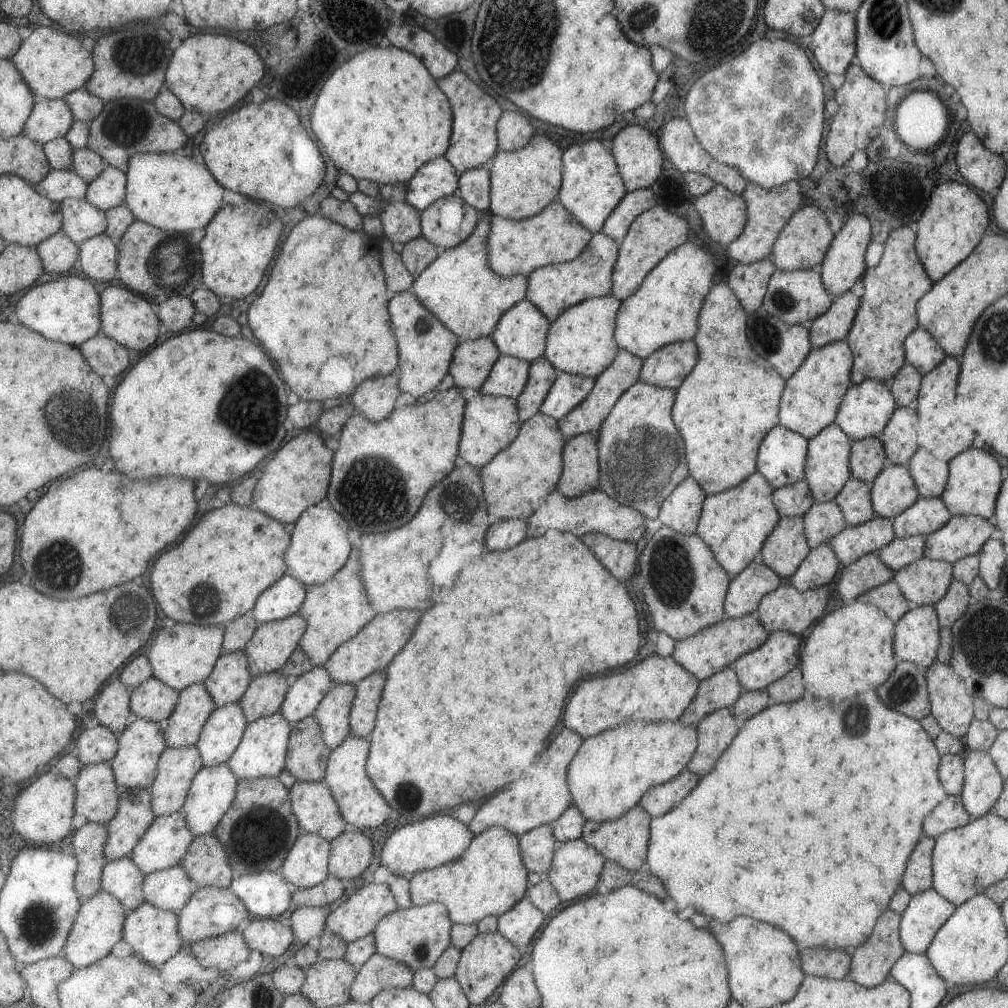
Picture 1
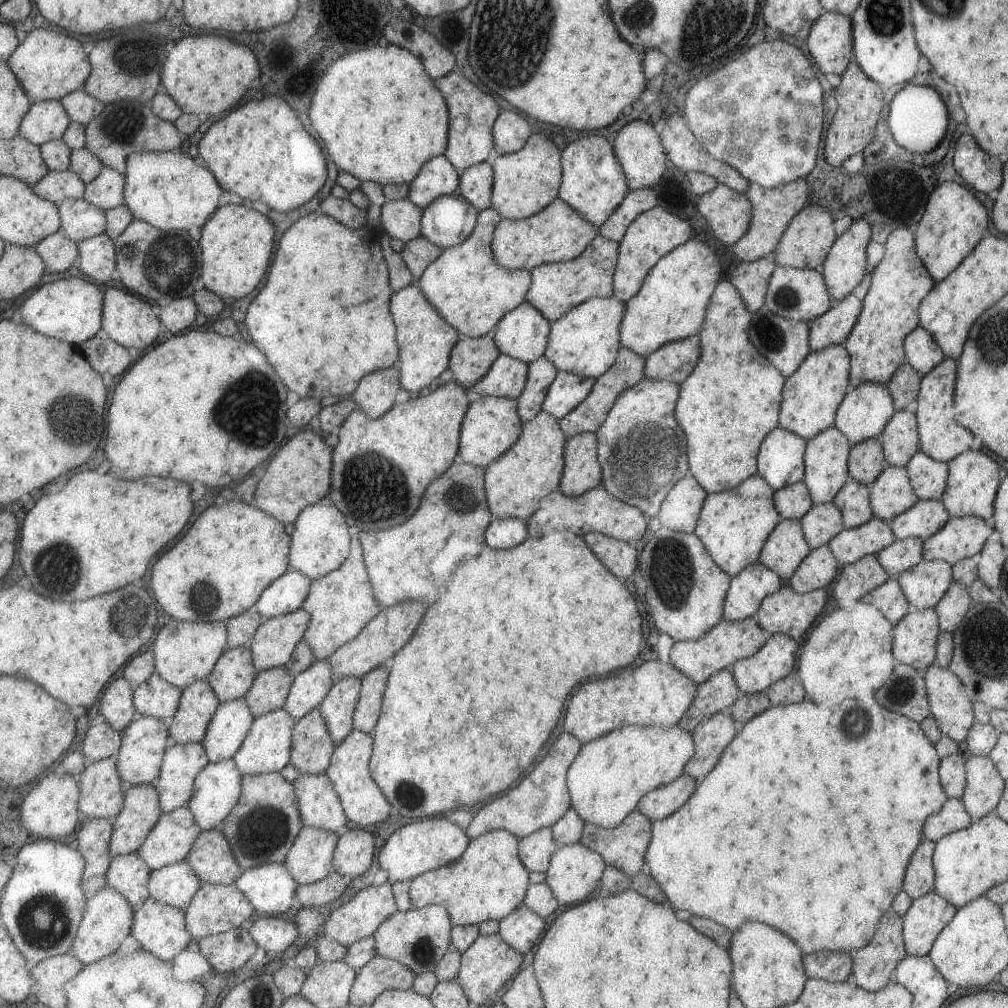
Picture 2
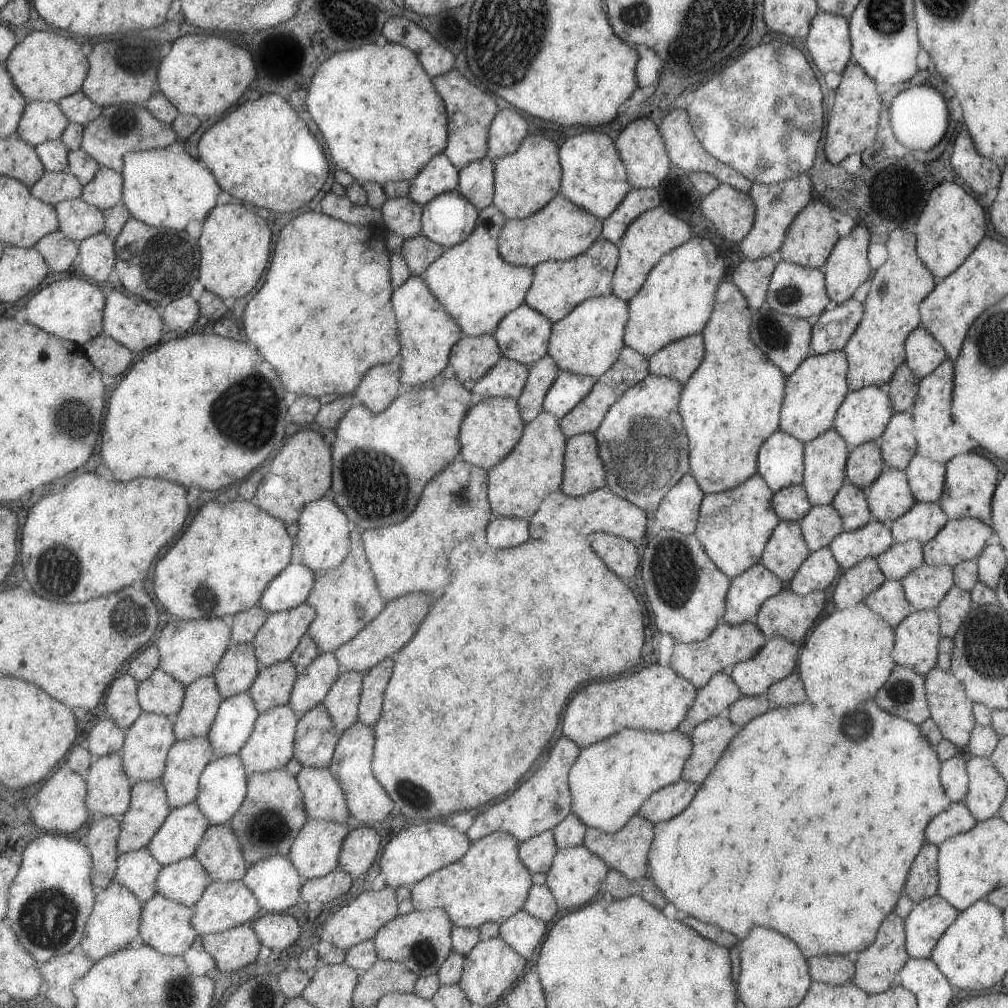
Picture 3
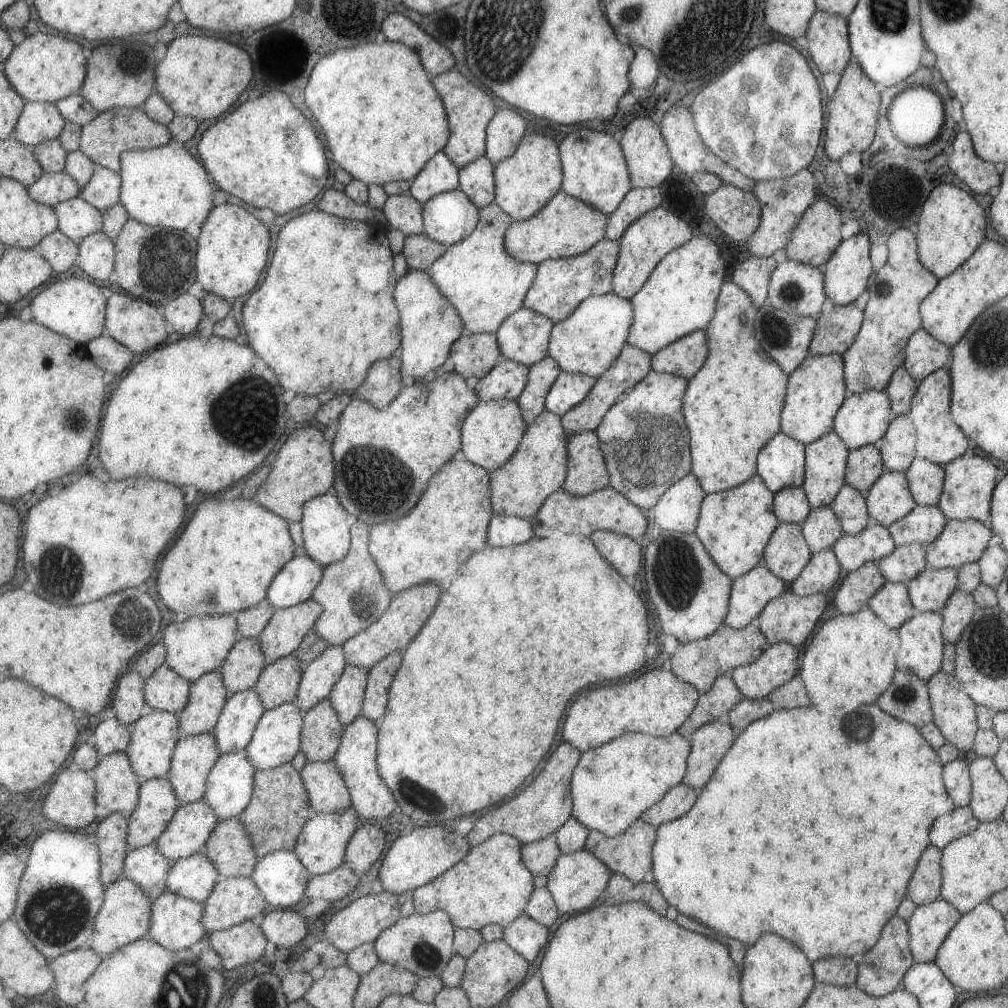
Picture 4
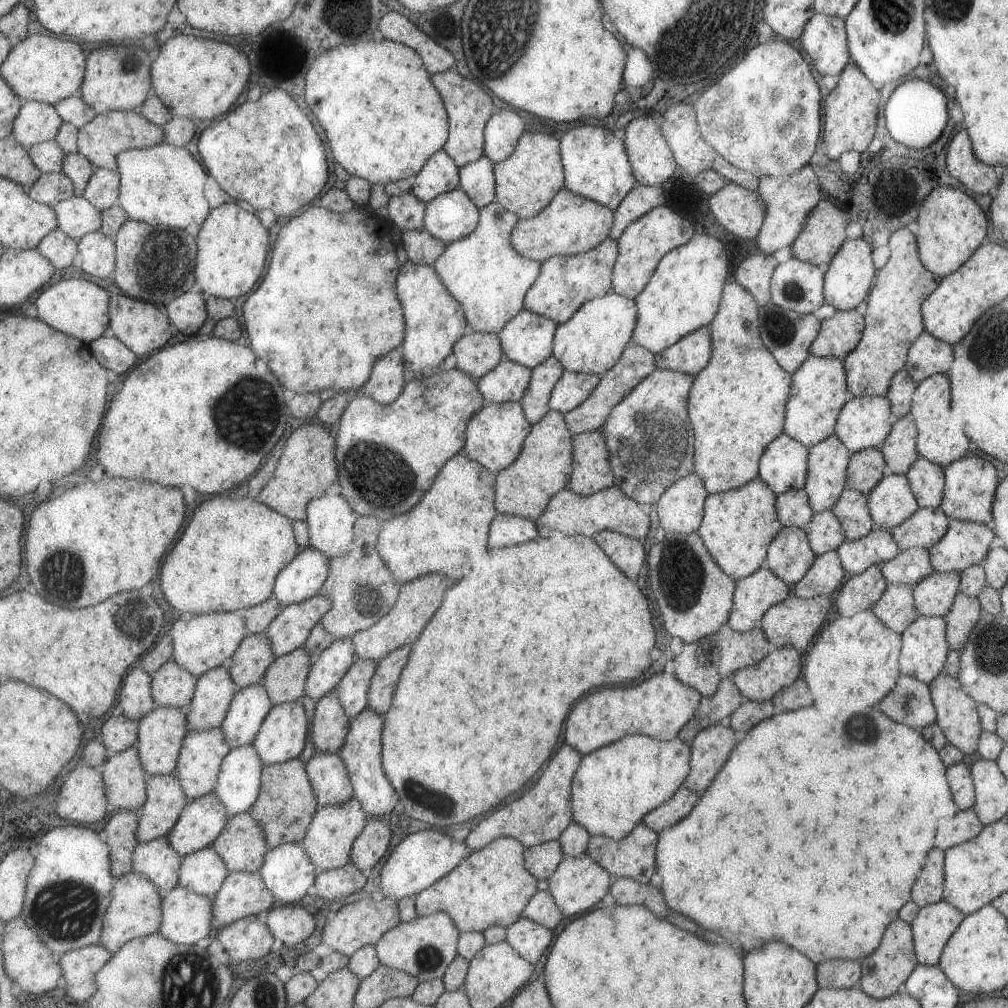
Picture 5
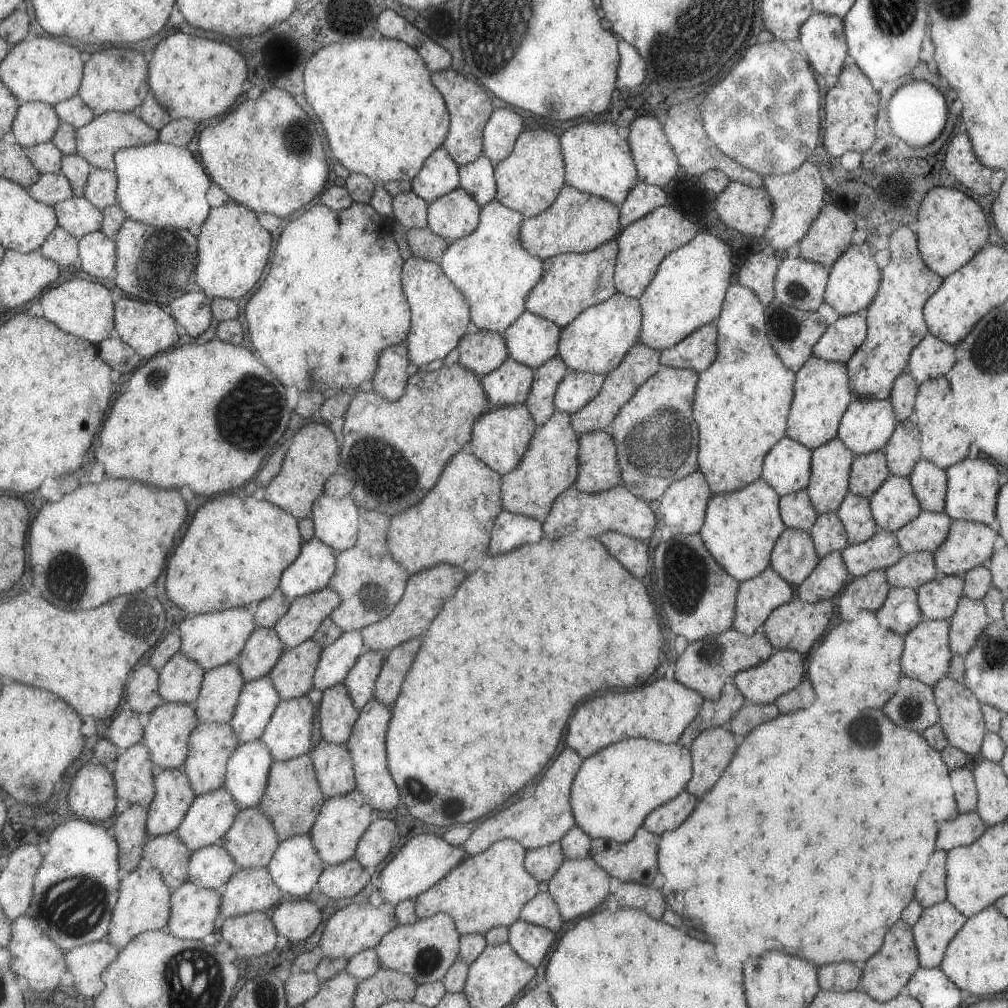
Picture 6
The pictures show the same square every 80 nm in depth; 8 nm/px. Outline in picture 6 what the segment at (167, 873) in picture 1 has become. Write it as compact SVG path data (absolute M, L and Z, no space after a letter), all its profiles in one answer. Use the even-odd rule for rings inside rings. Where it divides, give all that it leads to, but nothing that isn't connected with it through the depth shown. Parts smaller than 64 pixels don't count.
M217 842L191 855L189 881L200 887L223 891L238 870L234 856L223 846L223 842Z

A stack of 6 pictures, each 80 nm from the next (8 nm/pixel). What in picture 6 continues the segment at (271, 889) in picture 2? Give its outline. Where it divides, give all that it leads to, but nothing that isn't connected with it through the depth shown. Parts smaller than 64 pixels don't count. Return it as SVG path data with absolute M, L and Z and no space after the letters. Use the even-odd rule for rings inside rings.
M309 833L282 840L268 868L286 898L300 899L319 886L326 864Z

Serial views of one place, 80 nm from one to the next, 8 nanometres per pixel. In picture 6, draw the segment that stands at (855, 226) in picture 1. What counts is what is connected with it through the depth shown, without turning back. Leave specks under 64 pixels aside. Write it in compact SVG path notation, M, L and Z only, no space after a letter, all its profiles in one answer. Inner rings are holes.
M867 242L856 245L851 244L830 267L824 290L824 302L831 306L839 317L865 310L875 296L880 285L881 269L875 262L873 252L874 248Z

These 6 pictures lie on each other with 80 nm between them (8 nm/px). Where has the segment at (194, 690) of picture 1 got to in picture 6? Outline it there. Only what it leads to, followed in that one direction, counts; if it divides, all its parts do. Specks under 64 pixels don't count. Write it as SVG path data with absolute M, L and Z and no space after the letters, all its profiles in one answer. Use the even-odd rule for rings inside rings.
M238 662L227 663L206 672L202 688L202 695L199 697L195 710L201 723L227 724L234 719L235 711L238 710L239 699L246 686L246 678Z

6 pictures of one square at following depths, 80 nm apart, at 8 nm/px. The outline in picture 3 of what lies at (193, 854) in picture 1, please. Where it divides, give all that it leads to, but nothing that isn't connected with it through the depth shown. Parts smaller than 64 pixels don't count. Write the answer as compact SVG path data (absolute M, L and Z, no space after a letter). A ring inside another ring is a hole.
M231 824L211 825L196 850L199 862L214 881L244 880L251 866Z

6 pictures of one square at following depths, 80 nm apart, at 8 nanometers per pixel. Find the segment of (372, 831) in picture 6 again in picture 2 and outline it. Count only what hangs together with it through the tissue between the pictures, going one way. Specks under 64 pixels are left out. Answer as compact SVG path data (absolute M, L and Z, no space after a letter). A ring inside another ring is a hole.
M351 825L338 840L334 868L348 878L360 877L371 868L375 860L375 838L371 829Z

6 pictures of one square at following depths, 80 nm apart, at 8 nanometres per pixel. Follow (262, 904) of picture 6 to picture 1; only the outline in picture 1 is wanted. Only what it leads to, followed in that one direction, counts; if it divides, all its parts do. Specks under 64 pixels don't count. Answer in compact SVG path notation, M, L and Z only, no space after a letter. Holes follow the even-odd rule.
M201 887L179 912L179 930L183 944L218 937L241 929L252 918L247 905L230 888Z

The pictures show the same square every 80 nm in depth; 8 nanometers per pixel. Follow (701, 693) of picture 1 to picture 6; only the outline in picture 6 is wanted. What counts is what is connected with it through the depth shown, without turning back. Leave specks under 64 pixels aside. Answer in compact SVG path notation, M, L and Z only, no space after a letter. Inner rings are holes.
M729 680L722 688L721 696L716 701L703 701L697 716L686 726L678 743L689 749L693 739L703 730L720 727L744 705L745 698L739 689Z

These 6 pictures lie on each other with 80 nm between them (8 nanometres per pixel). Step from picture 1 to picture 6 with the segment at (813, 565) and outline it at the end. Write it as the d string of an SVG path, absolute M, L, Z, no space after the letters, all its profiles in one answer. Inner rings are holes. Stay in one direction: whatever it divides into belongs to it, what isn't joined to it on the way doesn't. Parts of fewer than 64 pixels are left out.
M831 551L820 557L815 568L797 588L797 596L809 604L832 599L844 588L847 573L840 551Z

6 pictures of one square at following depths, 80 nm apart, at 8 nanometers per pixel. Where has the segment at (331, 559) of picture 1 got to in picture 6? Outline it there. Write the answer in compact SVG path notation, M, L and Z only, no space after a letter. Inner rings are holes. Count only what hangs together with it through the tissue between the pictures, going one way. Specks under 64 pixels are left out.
M321 495L314 504L314 536L337 549L338 554L353 548L360 535L361 512L351 496L338 499Z

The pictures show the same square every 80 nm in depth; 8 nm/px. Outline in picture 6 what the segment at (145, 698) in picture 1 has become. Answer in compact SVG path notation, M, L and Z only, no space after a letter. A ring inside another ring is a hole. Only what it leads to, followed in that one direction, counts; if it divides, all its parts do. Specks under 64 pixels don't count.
M179 651L161 670L159 692L165 702L197 704L202 695L206 668Z

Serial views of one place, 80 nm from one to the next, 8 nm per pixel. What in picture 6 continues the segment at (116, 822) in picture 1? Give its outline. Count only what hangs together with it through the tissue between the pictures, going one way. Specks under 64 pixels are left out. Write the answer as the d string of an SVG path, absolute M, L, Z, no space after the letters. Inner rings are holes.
M181 768L159 770L154 781L156 797L147 825L151 837L177 832L198 796L190 776Z

